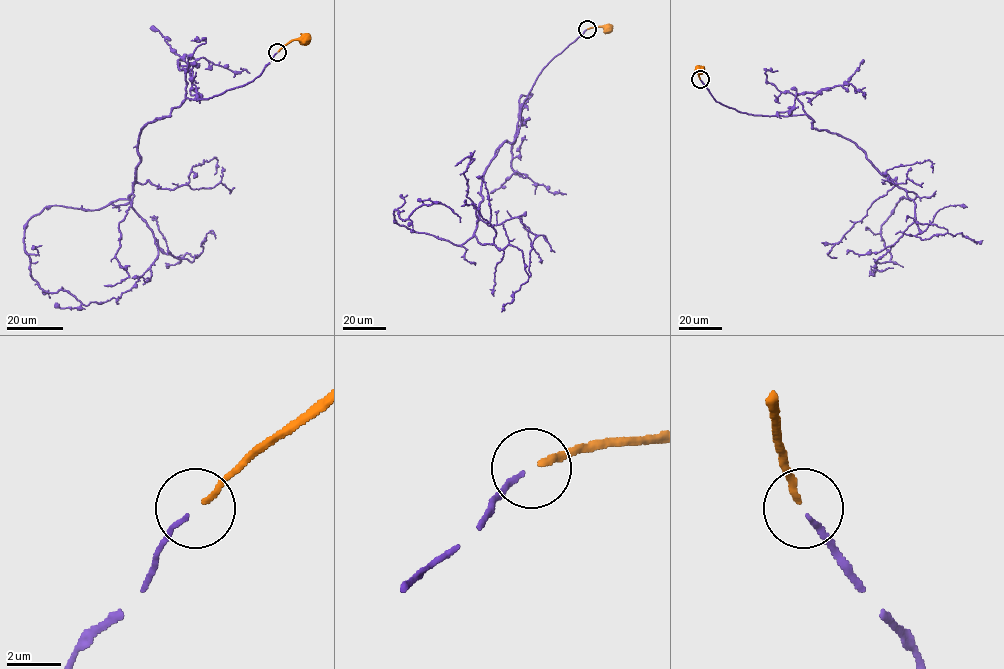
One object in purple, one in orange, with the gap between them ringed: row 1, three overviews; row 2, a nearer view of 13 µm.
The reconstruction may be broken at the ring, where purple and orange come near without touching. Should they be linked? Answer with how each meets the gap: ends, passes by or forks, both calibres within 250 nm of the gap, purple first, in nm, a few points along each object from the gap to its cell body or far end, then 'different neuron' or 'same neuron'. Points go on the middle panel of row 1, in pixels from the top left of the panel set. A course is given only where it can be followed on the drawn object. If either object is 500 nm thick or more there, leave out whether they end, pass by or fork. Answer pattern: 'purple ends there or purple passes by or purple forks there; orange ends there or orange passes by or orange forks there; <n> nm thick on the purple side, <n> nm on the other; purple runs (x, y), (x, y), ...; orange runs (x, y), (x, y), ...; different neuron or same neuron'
purple ends there; orange ends there; 180 nm thick on the purple side, 200 nm on the other; purple runs (586, 29), (496, 150), (471, 237), (412, 231), (393, 211), (437, 203), (460, 222); orange runs (587, 29), (602, 27), (609, 29); same neuron

